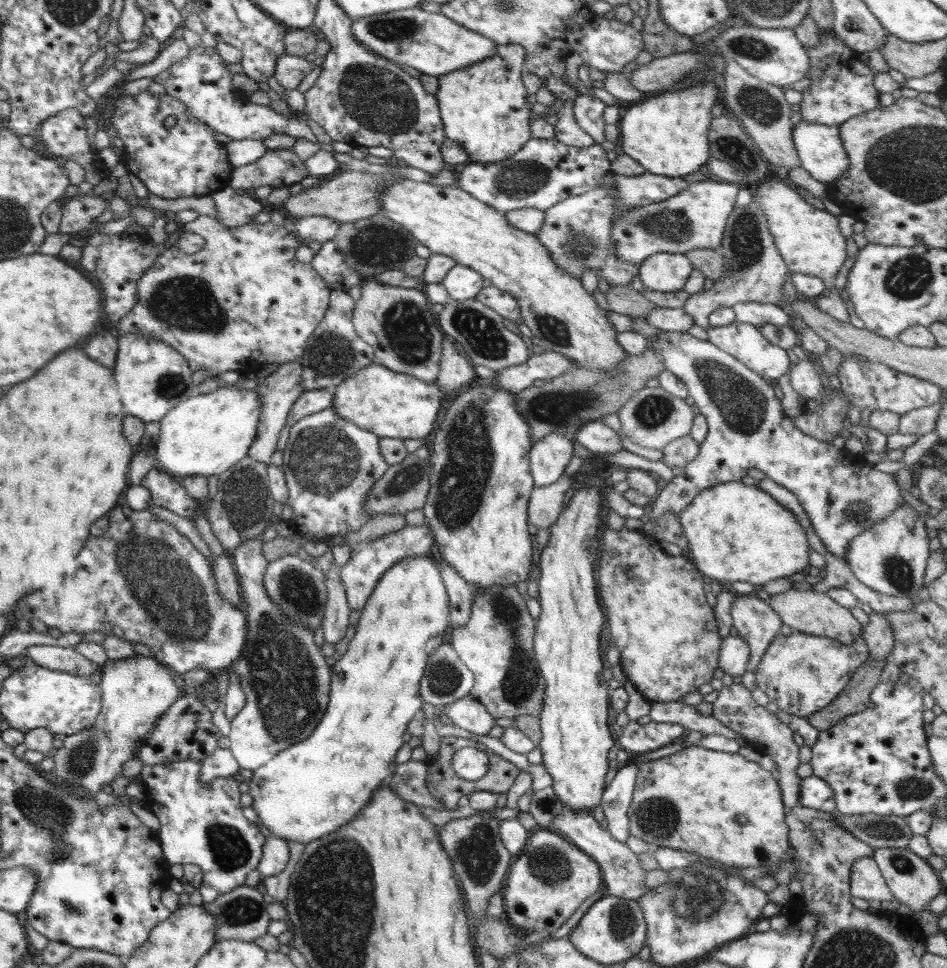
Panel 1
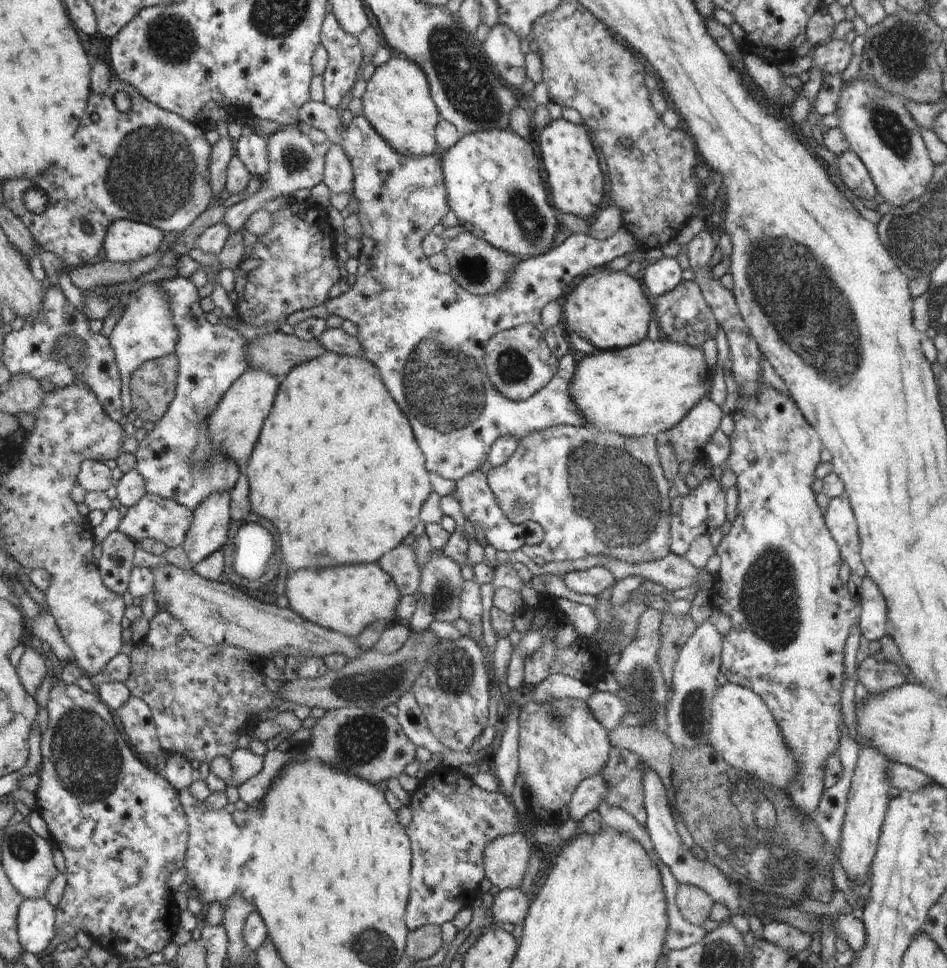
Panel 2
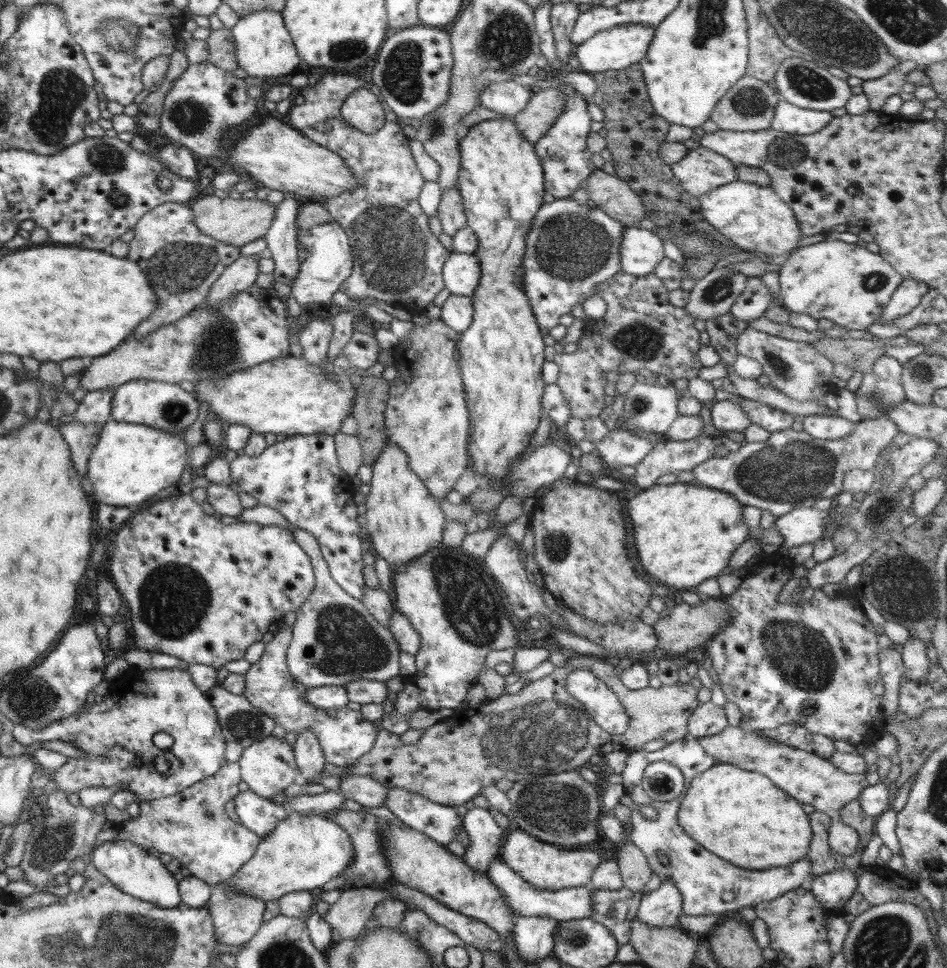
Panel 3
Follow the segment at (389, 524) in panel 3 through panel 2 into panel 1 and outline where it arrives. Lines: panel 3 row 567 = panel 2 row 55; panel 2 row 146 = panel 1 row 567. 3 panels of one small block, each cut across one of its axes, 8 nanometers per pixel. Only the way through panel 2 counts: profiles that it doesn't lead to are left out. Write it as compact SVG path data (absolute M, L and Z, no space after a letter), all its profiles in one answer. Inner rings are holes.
M435 555L405 558L380 577L360 614L346 653L331 667L329 703L324 720L304 742L282 752L262 751L261 762L256 770L251 770L254 778L247 780L253 800L251 807L257 812L258 822L272 835L306 844L330 834L338 826L350 822L356 812L370 802L358 796L372 796L372 792L378 790L380 780L383 784L392 776L397 766L396 752L405 744L404 732L408 723L420 714L423 705L419 686L429 654L447 640L450 622L449 597ZM332 800L338 802L338 808L334 810Z

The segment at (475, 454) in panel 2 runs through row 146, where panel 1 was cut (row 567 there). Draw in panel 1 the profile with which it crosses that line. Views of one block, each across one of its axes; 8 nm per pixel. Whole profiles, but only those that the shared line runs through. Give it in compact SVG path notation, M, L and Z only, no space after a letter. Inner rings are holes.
M409 526L393 531L372 541L361 541L351 545L350 558L340 567L341 581L346 600L351 611L362 611L380 577L394 564L412 556L431 556L435 554L435 541L431 529L423 526Z

